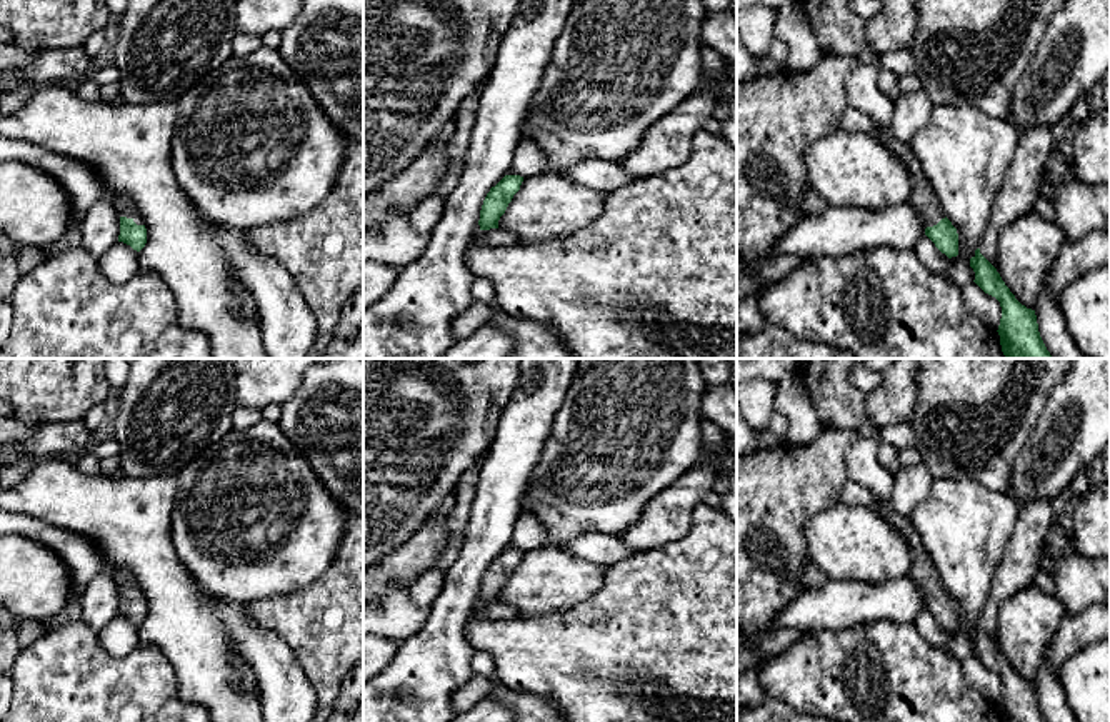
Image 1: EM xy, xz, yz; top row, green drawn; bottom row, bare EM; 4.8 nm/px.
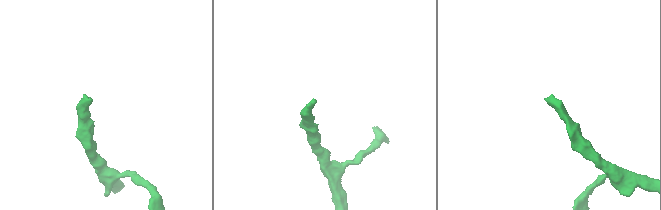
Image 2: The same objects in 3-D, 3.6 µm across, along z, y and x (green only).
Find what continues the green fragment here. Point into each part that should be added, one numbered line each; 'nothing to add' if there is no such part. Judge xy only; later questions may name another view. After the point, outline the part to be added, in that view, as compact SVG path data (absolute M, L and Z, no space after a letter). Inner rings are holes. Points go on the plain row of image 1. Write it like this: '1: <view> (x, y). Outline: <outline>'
1: xy (124, 579). Outline: M115 569L110 572L120 590L132 592L137 599L145 599L138 584L128 570Z

